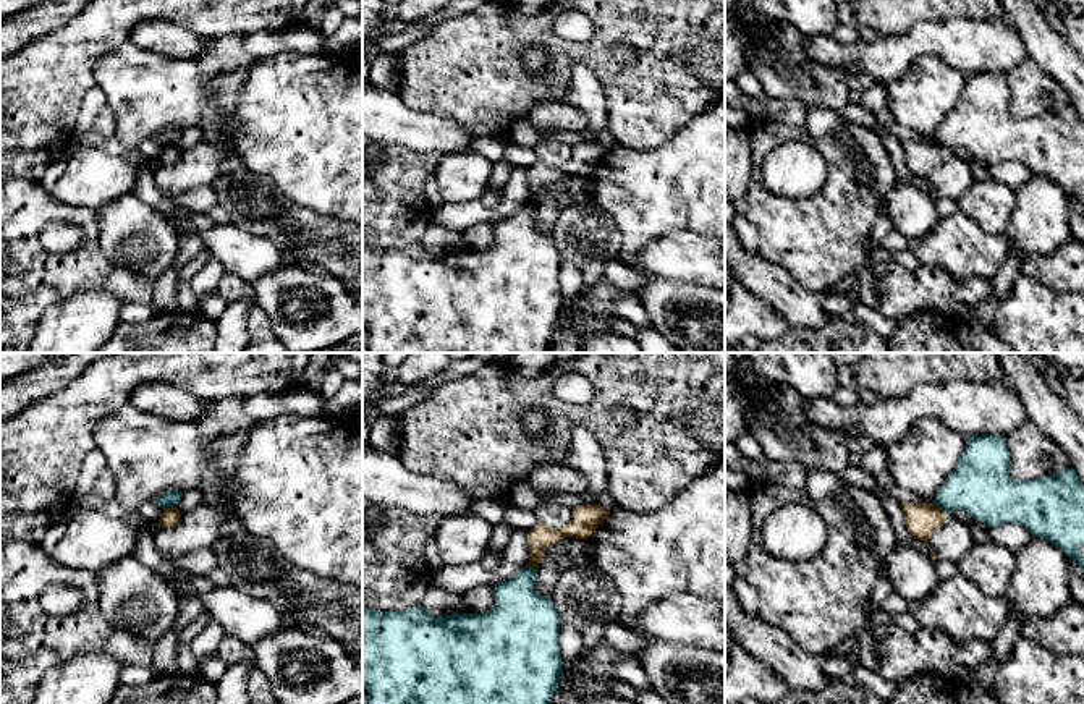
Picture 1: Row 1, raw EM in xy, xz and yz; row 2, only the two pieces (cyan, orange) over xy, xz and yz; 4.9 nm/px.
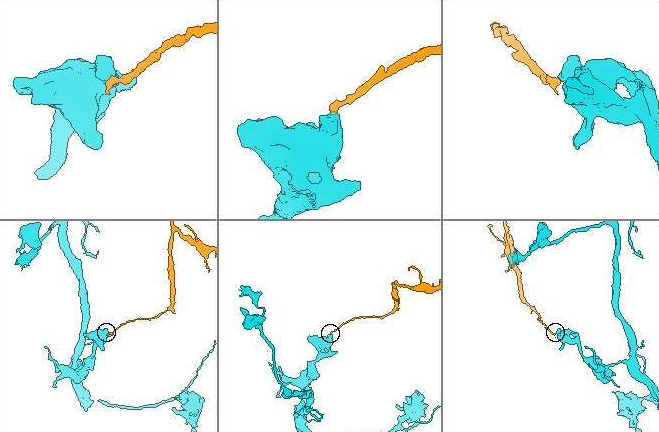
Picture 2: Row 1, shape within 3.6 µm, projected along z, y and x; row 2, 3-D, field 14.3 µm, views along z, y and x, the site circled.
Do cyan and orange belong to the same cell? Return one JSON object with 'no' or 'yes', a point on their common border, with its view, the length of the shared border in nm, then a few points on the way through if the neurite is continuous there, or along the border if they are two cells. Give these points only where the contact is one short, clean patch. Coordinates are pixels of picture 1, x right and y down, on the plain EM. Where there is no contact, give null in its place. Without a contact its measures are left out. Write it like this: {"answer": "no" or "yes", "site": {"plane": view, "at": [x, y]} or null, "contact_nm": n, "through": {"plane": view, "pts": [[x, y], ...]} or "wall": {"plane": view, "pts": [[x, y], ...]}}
{"answer": "no", "site": {"plane": "yz", "at": [940, 144]}, "contact_nm": 100, "wall": {"plane": "yz", "pts": [[932, 139], [945, 152]]}}

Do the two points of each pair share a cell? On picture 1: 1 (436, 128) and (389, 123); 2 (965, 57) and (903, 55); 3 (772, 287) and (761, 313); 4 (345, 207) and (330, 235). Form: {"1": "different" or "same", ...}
{"1": "same", "2": "same", "3": "different", "4": "different"}

